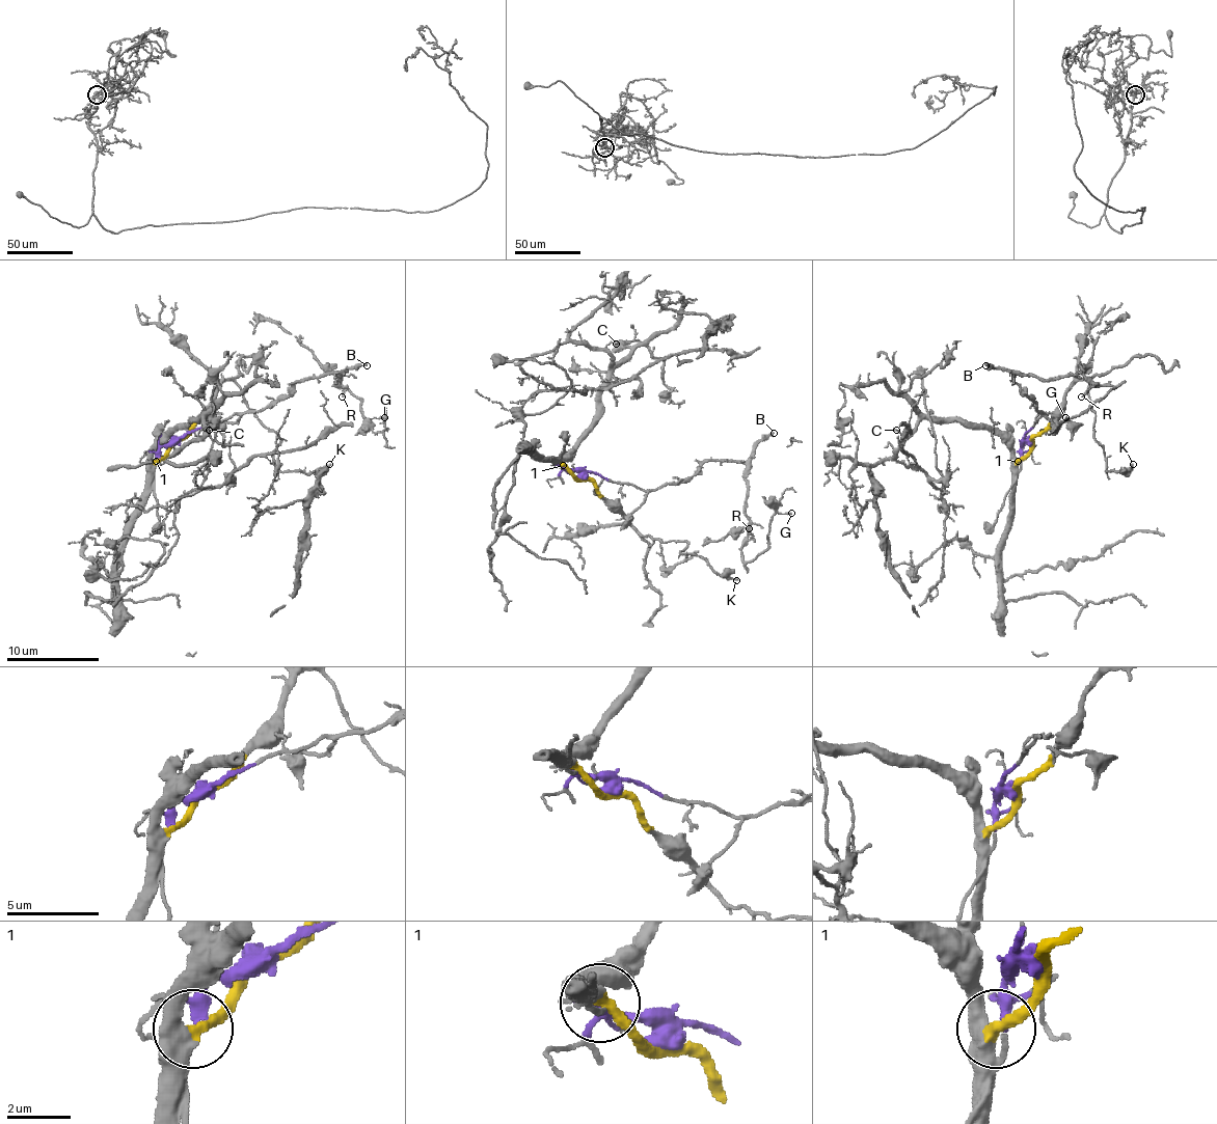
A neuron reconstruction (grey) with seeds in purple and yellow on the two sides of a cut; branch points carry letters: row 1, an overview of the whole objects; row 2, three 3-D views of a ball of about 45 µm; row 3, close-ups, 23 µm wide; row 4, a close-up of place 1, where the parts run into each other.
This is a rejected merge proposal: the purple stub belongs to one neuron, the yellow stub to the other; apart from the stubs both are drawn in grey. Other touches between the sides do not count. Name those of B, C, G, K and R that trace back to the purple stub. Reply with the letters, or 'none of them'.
B, G, R

